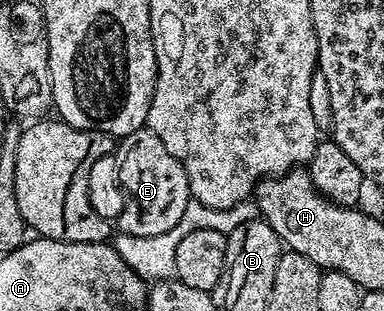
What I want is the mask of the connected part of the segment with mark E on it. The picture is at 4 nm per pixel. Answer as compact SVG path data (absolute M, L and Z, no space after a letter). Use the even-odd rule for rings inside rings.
M148 129L121 136L112 159L118 162L118 183L122 186L122 212L118 223L116 219L117 230L132 237L167 233L180 221L192 199L184 165L180 165L180 161L164 149L164 141Z

